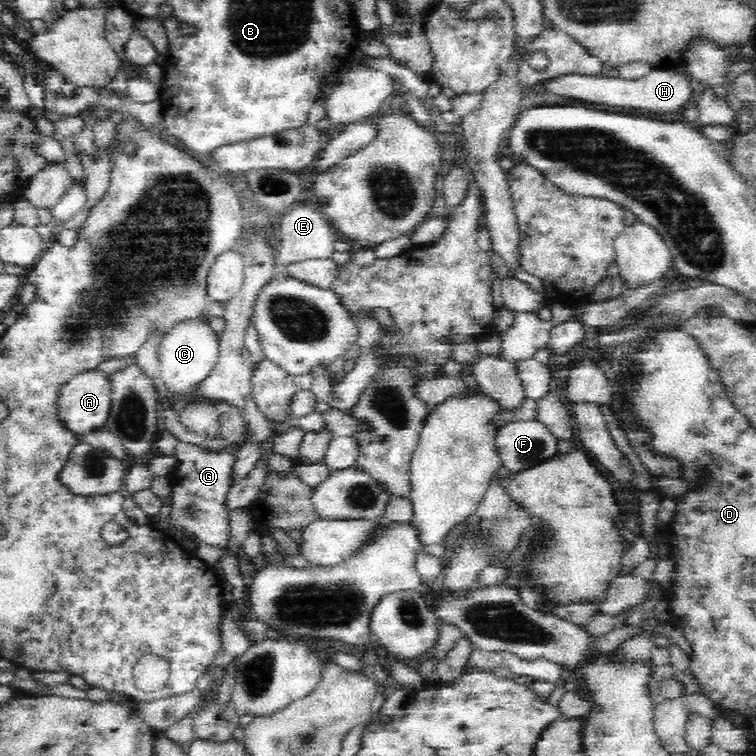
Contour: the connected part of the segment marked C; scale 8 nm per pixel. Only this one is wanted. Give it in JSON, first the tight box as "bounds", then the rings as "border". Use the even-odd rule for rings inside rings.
{"bounds":[158,317,219,398],"border":[[[206,317],[192,318],[192,320],[182,320],[174,324],[170,330],[163,333],[158,348],[159,358],[159,379],[166,385],[166,393],[176,398],[180,395],[192,393],[215,368],[219,360],[219,336],[212,330]]]}

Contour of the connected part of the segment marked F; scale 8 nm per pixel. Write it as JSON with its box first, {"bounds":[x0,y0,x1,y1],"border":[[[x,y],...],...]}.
{"bounds":[494,420,560,473],"border":[[[516,420],[498,428],[494,438],[494,452],[498,453],[498,464],[517,473],[542,464],[545,460],[560,454],[556,445],[558,438],[544,425],[534,420]]]}

